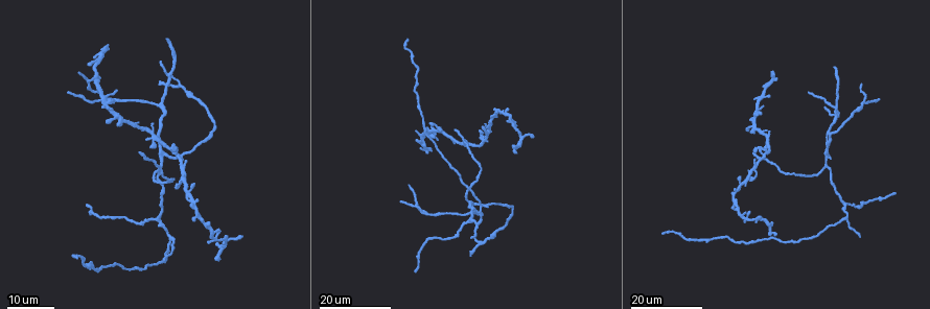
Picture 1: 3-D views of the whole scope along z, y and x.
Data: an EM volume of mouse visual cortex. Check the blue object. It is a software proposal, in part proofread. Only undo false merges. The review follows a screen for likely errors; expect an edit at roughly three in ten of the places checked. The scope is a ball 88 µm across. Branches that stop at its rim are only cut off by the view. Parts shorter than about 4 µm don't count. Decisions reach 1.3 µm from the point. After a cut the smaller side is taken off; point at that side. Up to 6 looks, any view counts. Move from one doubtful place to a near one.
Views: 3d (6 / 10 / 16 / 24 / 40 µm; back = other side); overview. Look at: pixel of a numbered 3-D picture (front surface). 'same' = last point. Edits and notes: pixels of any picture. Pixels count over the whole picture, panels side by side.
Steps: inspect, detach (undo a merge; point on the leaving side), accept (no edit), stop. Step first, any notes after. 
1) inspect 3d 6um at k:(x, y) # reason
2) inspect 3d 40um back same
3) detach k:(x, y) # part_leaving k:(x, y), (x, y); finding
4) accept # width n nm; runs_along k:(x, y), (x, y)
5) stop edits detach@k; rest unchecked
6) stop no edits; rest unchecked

inspect 3d 16um at 1:(825, 168) # thin arm on a thick one

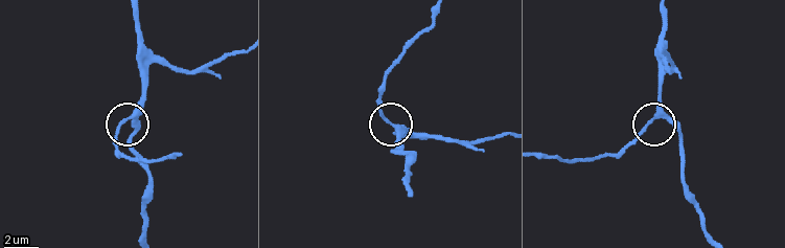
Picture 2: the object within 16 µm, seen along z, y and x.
inspect 3d 10um at 2:(658, 117) # zoom in

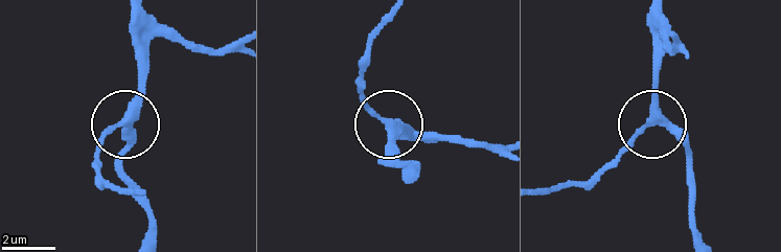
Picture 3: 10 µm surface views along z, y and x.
accept # width 270 nm; runs_along 3:(695, 226), (695, 181), (686, 147), (655, 120), (655, 36); continuous, no second neuron

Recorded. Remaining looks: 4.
inspect 3d 16um at 1:(426, 214) # two arms in line, one across

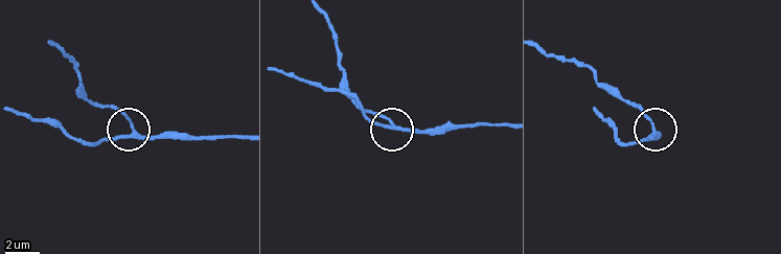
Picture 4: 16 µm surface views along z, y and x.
inspect 3d 10um at 4:(132, 131)

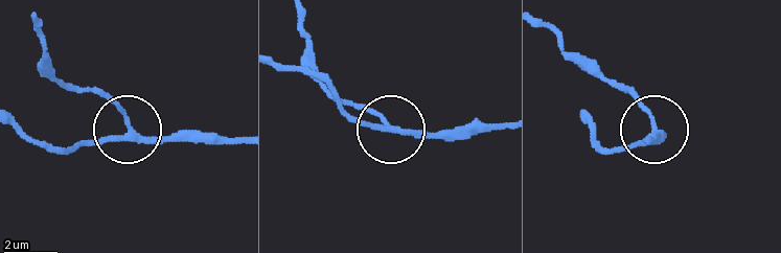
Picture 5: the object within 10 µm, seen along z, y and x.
accept # runs_along 5:(501, 122), (407, 136), (342, 111); all the same neuron

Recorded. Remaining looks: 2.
inspect 3d 16um at 1:(157, 106) # arms part here

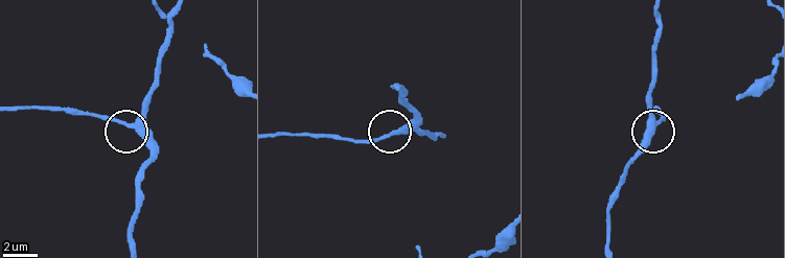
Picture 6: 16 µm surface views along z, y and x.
inspect 3d 6um at 6:(137, 125) # closer look

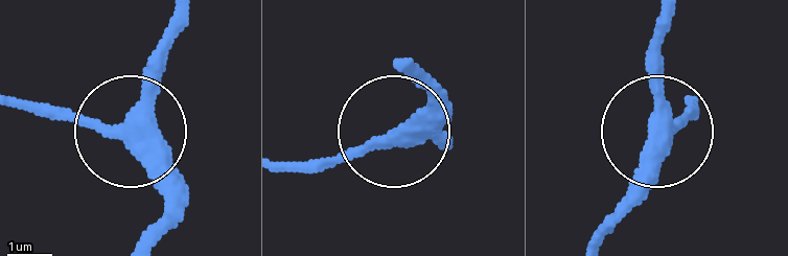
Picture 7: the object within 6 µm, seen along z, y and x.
accept # side_arm 16 um; continuous, no second neuron

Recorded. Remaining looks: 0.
stop no edits; rest unchecked

